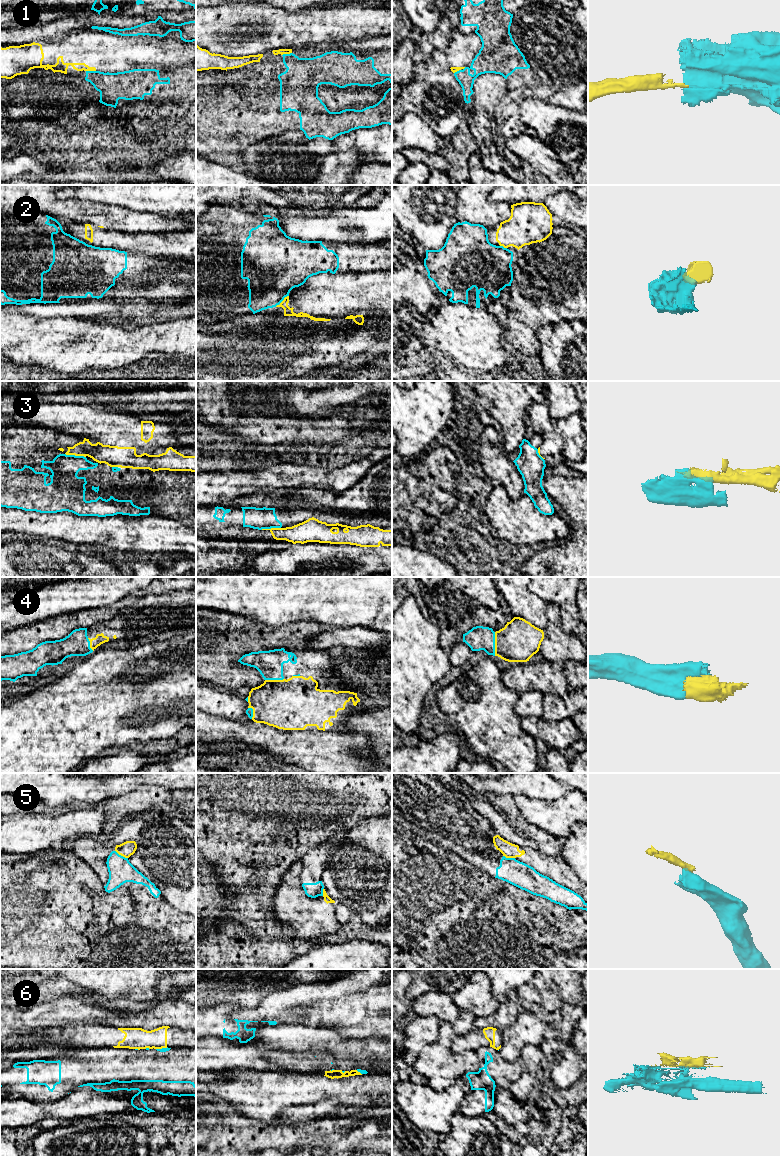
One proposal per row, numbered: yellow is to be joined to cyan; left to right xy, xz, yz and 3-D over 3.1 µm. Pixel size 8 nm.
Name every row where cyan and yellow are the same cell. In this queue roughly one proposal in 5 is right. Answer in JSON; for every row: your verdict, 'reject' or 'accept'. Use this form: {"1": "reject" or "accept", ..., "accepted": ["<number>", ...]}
{"1": "reject", "2": "reject", "3": "reject", "4": "accept", "5": "reject", "6": "reject", "accepted": ["4"]}

